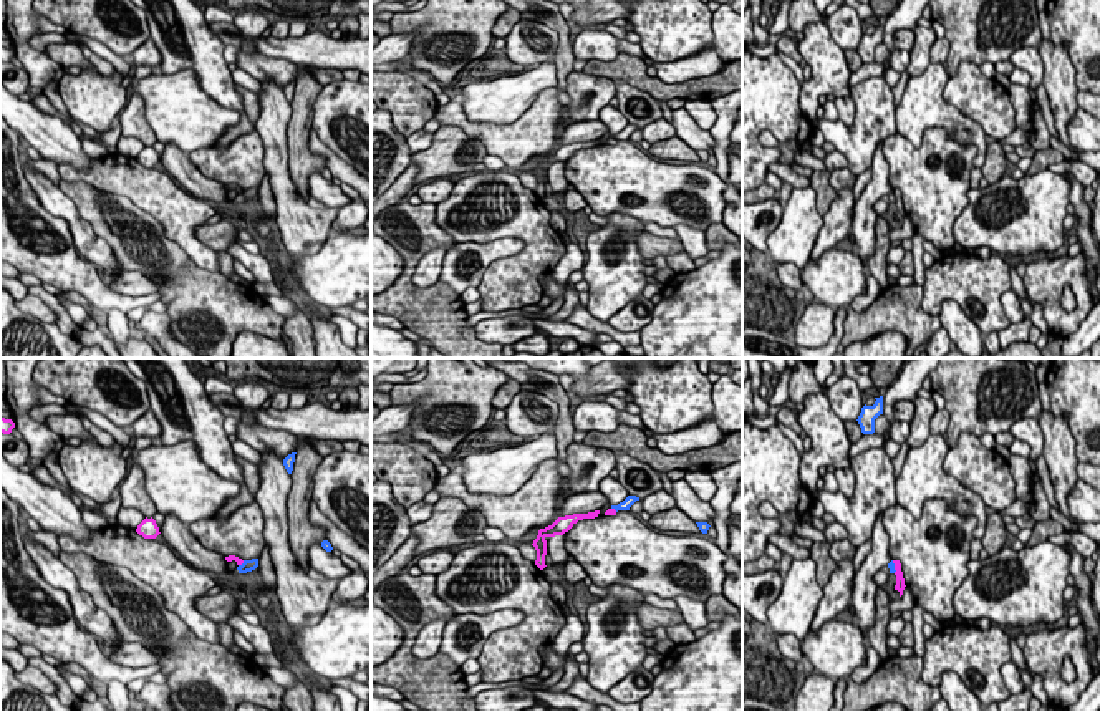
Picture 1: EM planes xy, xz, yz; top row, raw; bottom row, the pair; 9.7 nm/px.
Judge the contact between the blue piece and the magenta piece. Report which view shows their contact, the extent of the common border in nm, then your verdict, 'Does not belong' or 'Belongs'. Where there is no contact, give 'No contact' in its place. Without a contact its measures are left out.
Touches blue in yz. Shared border 130 nm. Does not belong

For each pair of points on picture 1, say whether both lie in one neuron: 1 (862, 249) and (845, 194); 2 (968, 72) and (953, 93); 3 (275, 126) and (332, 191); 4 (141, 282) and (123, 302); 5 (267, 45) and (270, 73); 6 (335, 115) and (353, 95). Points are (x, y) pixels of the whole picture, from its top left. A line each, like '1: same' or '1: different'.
1: different
2: same
3: different
4: different
5: different
6: same

